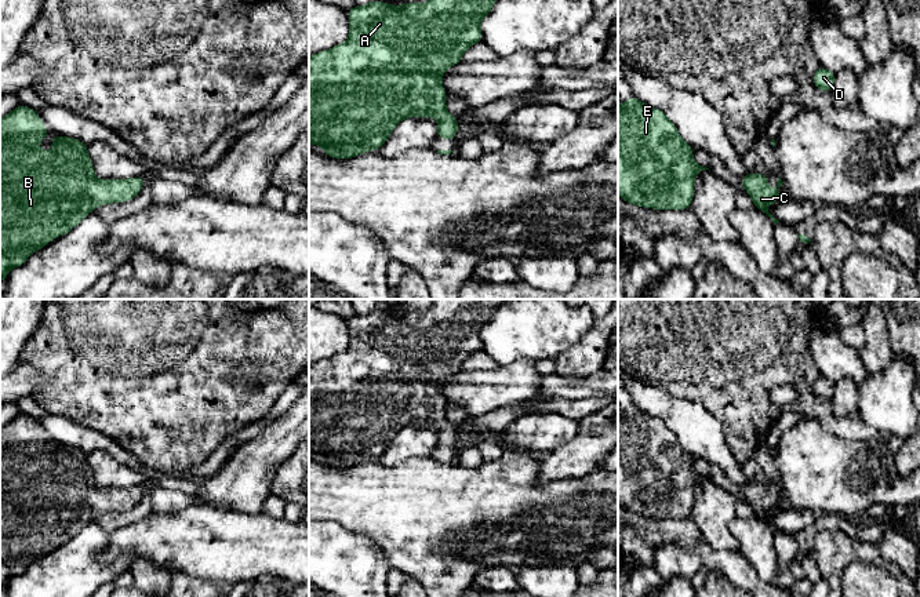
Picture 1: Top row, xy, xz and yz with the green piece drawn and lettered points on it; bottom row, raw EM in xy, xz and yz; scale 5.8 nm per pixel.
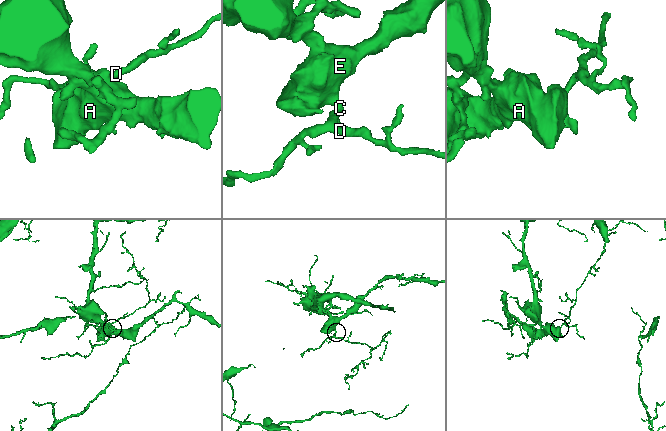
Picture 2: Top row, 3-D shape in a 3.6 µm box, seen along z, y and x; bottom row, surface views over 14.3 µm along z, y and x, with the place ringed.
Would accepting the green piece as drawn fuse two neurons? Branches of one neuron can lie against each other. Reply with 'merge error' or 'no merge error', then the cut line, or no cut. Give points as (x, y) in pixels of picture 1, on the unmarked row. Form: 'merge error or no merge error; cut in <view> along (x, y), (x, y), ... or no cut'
no merge error; no cut

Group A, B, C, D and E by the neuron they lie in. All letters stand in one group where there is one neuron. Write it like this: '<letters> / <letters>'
A B C D E

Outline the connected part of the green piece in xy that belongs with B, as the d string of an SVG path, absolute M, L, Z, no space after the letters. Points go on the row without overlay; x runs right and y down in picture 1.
M19 414L0 427L0 590L54 546L66 543L94 517L134 507L145 485L101 489L95 485L87 455L74 447L54 445L52 461L39 458L47 437L36 419Z

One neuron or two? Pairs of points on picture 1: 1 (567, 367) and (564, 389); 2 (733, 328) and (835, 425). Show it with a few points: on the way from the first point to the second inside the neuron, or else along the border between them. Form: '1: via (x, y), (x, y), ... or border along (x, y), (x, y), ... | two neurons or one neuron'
1: border along (597, 370), (580, 378), (556, 374) | two neurons
2: via (728, 370), (734, 386), (771, 378), (799, 383) | one neuron

